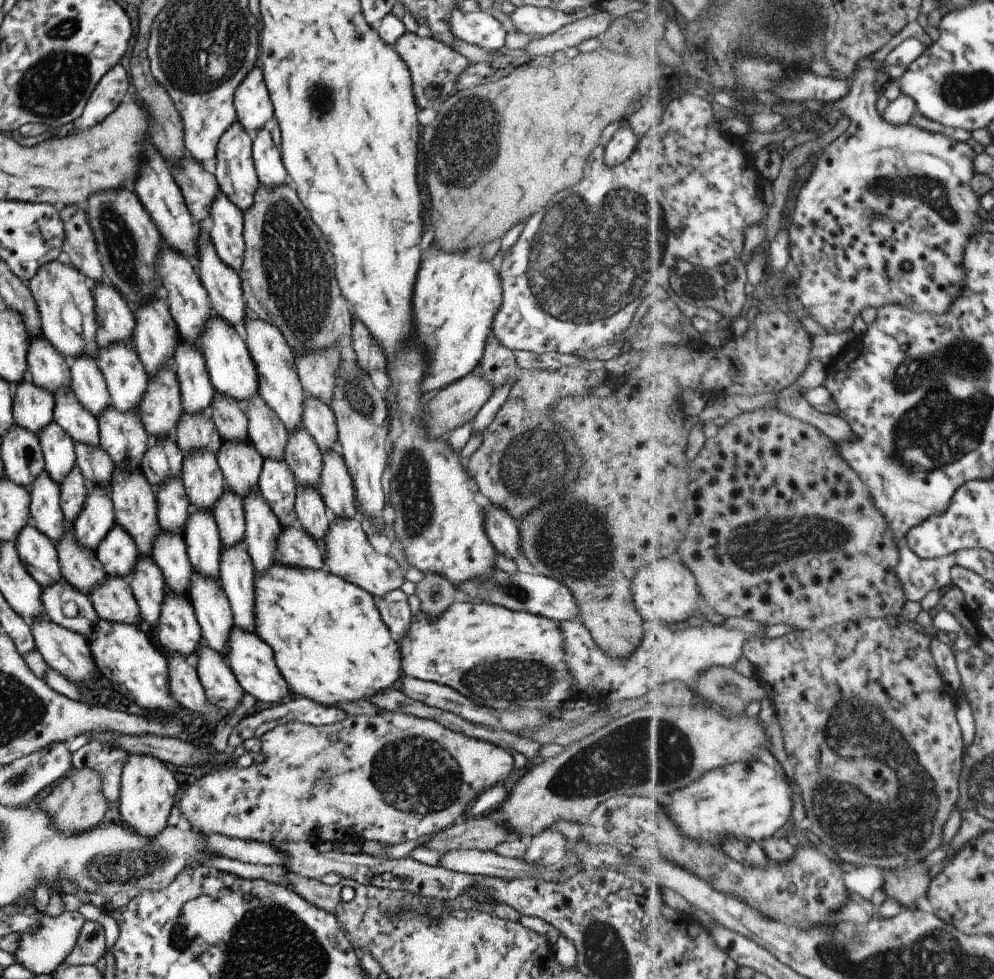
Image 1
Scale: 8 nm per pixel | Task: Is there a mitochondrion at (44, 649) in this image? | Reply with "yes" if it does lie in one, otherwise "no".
no

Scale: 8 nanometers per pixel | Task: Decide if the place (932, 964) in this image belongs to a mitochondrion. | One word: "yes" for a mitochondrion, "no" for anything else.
yes

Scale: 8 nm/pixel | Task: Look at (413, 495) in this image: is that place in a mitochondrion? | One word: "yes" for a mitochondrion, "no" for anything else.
yes

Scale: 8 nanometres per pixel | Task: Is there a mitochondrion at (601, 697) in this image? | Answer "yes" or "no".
no

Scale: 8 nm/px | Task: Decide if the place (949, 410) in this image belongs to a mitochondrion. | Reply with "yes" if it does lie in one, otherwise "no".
yes

